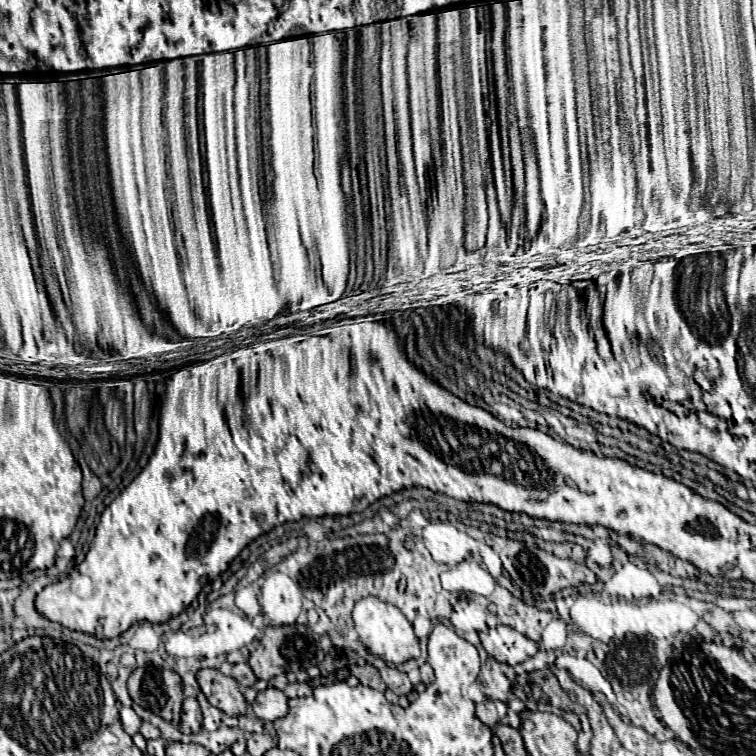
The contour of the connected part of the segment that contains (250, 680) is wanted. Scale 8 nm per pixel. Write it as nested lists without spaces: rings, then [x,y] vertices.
[[[246,662],[234,664],[234,668],[232,668],[232,678],[238,680],[242,686],[252,686],[252,684],[256,682],[256,676],[254,676],[252,668],[250,668]]]

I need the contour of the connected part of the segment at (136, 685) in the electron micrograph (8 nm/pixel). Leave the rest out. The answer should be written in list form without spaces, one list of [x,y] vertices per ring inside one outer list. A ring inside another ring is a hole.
[[[144,666],[136,668],[128,678],[130,698],[142,708],[152,710],[168,722],[180,722],[182,712],[182,680],[170,668]]]

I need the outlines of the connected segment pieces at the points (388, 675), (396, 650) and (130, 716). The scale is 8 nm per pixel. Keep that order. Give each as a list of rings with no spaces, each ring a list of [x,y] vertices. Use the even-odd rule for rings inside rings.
[[[384,664],[384,668],[380,670],[380,676],[382,676],[382,680],[388,684],[388,688],[390,688],[394,694],[398,694],[398,696],[408,694],[408,692],[412,690],[412,682],[408,680],[408,676],[406,676],[404,672],[396,670],[394,666]]]
[[[368,596],[368,598],[362,598],[362,600],[356,602],[352,618],[354,618],[354,628],[360,636],[360,642],[374,656],[380,656],[384,662],[402,664],[402,662],[408,662],[408,660],[420,656],[418,638],[414,636],[412,624],[408,622],[408,618],[394,604],[388,604],[380,598],[376,598],[376,596]]]
[[[122,706],[122,708],[120,708],[120,720],[122,720],[124,730],[126,730],[130,736],[134,736],[134,734],[140,730],[142,720],[140,720],[140,716],[138,716],[130,706]]]

